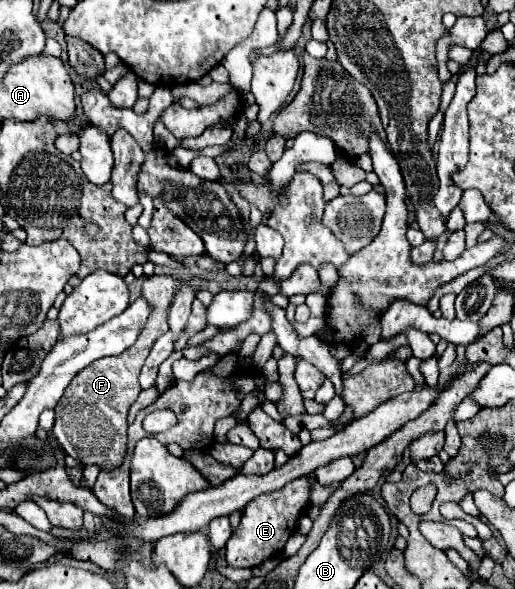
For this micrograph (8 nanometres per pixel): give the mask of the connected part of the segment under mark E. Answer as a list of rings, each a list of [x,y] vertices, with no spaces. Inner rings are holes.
[[[307,478],[293,480],[285,484],[283,488],[279,488],[277,492],[269,492],[249,502],[243,512],[239,528],[235,530],[235,534],[229,538],[225,546],[227,564],[233,568],[253,568],[281,554],[285,542],[297,532],[295,524],[299,516],[307,510],[307,506],[309,506],[309,480]]]

